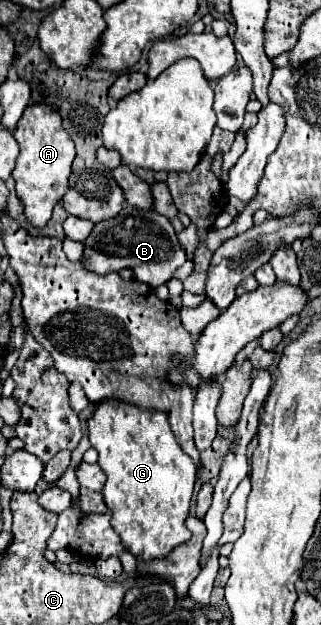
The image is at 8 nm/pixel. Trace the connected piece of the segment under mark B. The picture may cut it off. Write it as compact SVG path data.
M129 204L123 206L117 218L97 222L89 238L85 238L83 246L85 250L81 262L85 270L95 274L109 274L131 268L133 272L137 272L137 280L149 284L151 288L167 284L173 272L185 262L185 250L181 250L169 218L157 214L155 210L141 210Z

